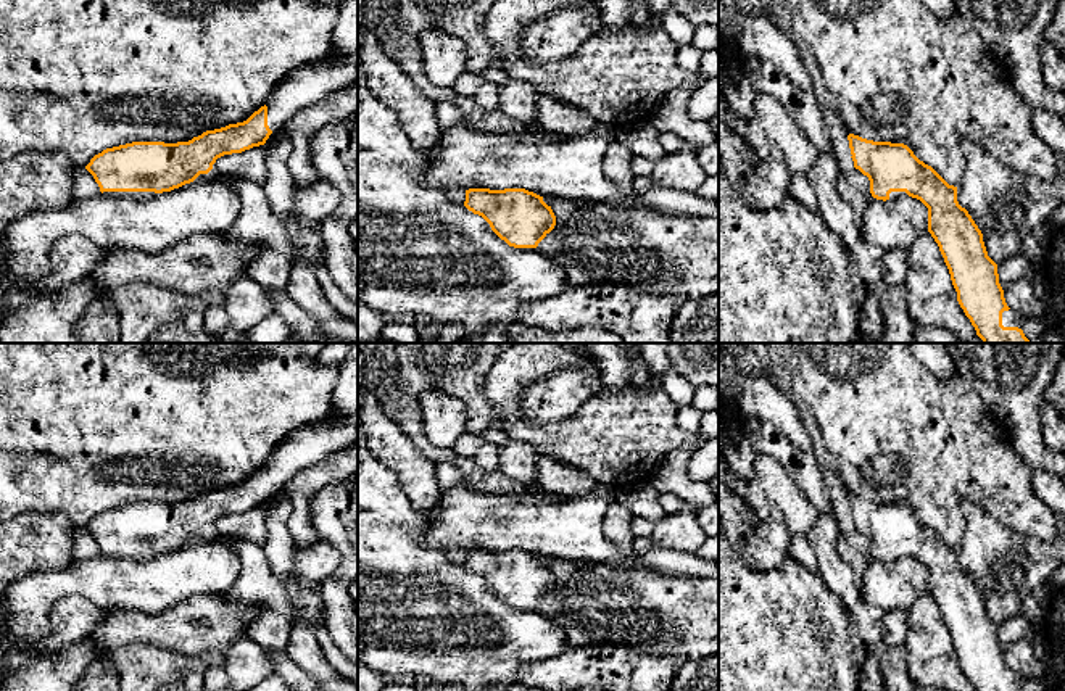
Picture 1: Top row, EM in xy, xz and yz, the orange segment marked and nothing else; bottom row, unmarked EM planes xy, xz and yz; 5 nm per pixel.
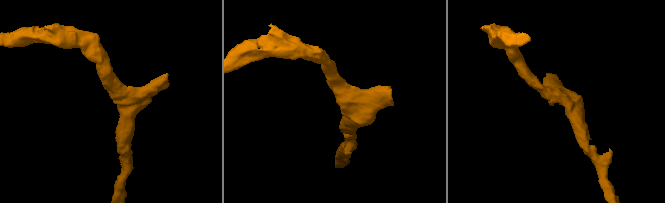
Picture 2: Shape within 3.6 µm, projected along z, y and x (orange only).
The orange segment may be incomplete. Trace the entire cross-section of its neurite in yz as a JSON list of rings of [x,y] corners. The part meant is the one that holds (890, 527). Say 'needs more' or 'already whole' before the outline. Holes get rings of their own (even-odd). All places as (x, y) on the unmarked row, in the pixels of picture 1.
needs more | [[[849,494],[847,501],[854,528],[868,538],[873,559],[886,562],[912,557],[928,569],[928,593],[939,607],[957,662],[975,691],[1021,691],[1020,680],[1005,664],[997,625],[988,617],[983,594],[957,562],[957,548],[949,546],[904,504],[873,503],[854,494]]]

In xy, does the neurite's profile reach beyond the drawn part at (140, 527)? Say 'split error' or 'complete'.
split error

